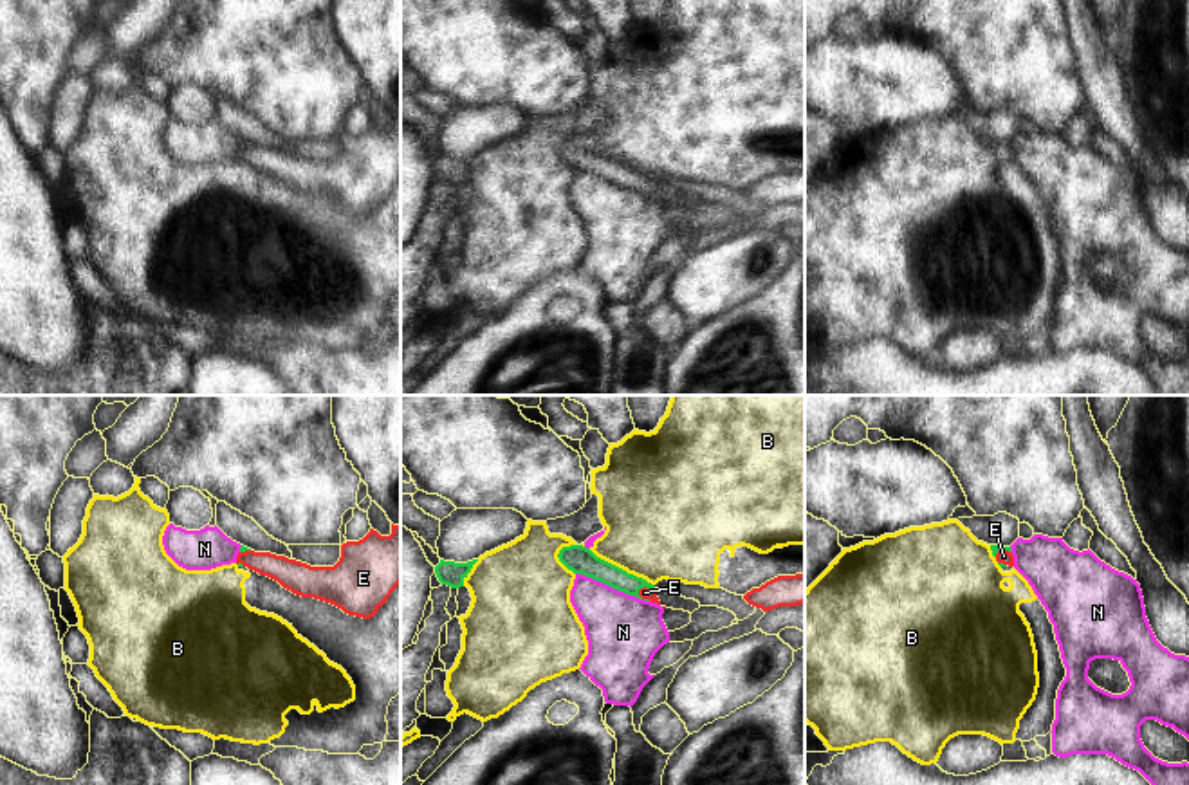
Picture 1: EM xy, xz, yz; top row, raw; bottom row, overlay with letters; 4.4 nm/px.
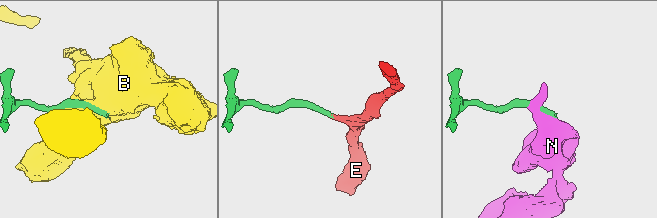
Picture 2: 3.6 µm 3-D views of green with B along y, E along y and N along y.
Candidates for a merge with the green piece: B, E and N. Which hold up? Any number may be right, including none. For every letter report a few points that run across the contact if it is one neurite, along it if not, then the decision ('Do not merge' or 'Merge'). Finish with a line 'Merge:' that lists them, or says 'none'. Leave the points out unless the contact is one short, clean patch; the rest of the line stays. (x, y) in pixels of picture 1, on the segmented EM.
B: Do not merge
E: Line: xz (594, 567), (626, 583), (645, 585), (645, 592). Merge
N: Do not merge
Merge: E.

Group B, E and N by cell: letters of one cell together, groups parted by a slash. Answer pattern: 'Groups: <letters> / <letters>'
Groups: B / E / N.

